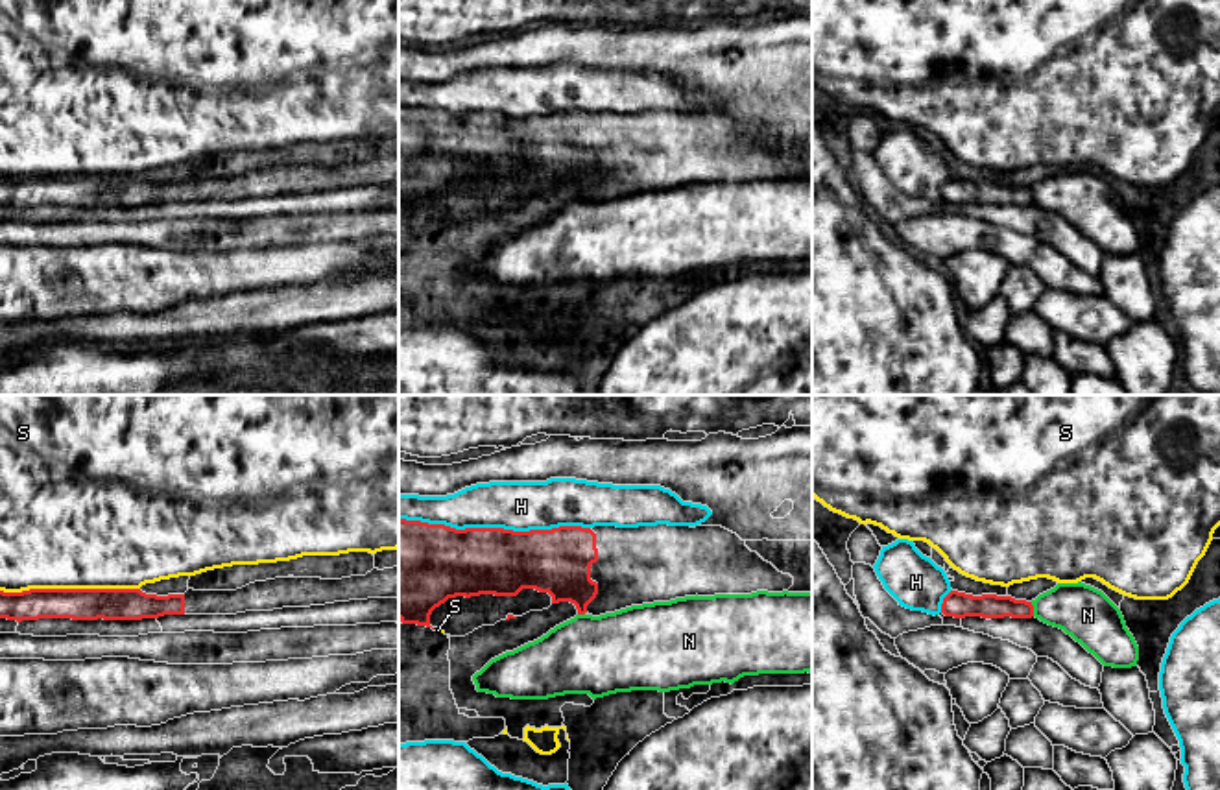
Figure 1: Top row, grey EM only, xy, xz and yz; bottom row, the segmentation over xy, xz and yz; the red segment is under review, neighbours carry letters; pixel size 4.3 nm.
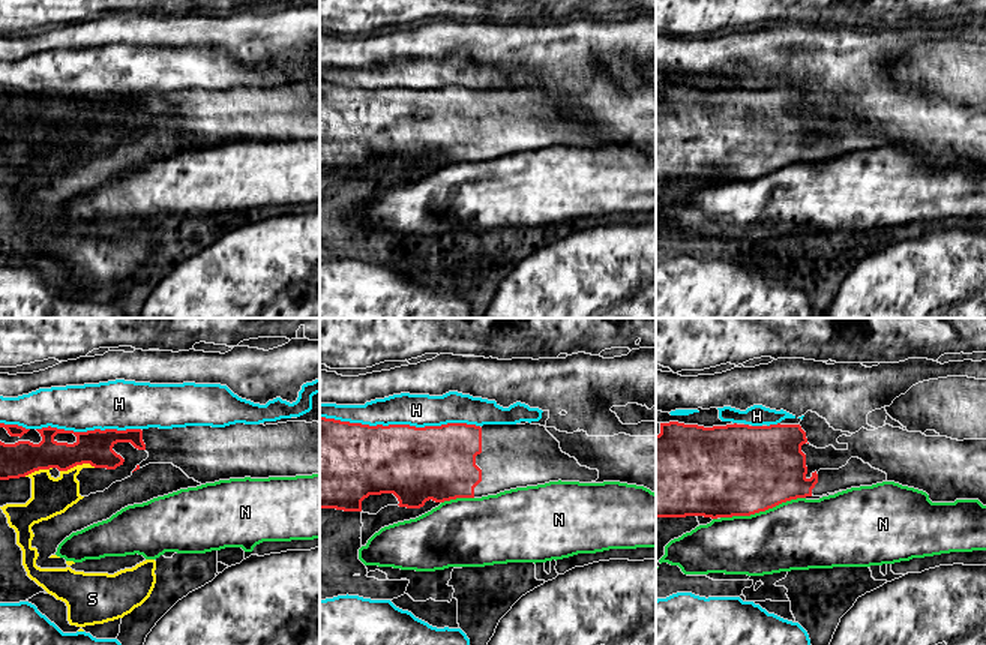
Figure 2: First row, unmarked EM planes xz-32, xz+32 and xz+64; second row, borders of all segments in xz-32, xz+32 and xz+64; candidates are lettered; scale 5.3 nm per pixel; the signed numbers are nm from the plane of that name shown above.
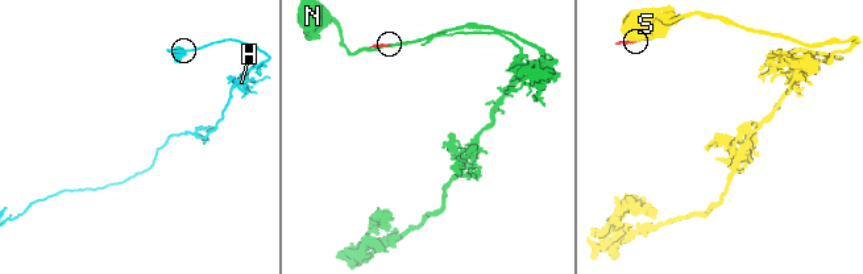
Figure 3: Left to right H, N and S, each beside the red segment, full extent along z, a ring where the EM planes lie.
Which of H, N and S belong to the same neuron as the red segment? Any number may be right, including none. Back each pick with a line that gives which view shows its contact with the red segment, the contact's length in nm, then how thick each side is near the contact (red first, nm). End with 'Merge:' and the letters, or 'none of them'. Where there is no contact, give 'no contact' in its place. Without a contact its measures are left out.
Merge: none of them

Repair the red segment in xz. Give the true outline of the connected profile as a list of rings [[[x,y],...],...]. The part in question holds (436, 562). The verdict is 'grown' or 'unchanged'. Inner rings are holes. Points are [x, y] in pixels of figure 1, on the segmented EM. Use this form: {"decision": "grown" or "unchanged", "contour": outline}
{"decision": "grown", "contour": [[[399,519],[399,620],[430,626],[436,607],[456,596],[517,596],[522,589],[548,592],[552,604],[570,602],[578,615],[600,616],[631,605],[670,602],[685,596],[783,592],[794,585],[790,574],[751,552],[736,533],[722,526],[559,526],[552,530],[513,532],[504,528],[456,530],[445,524]]]}

